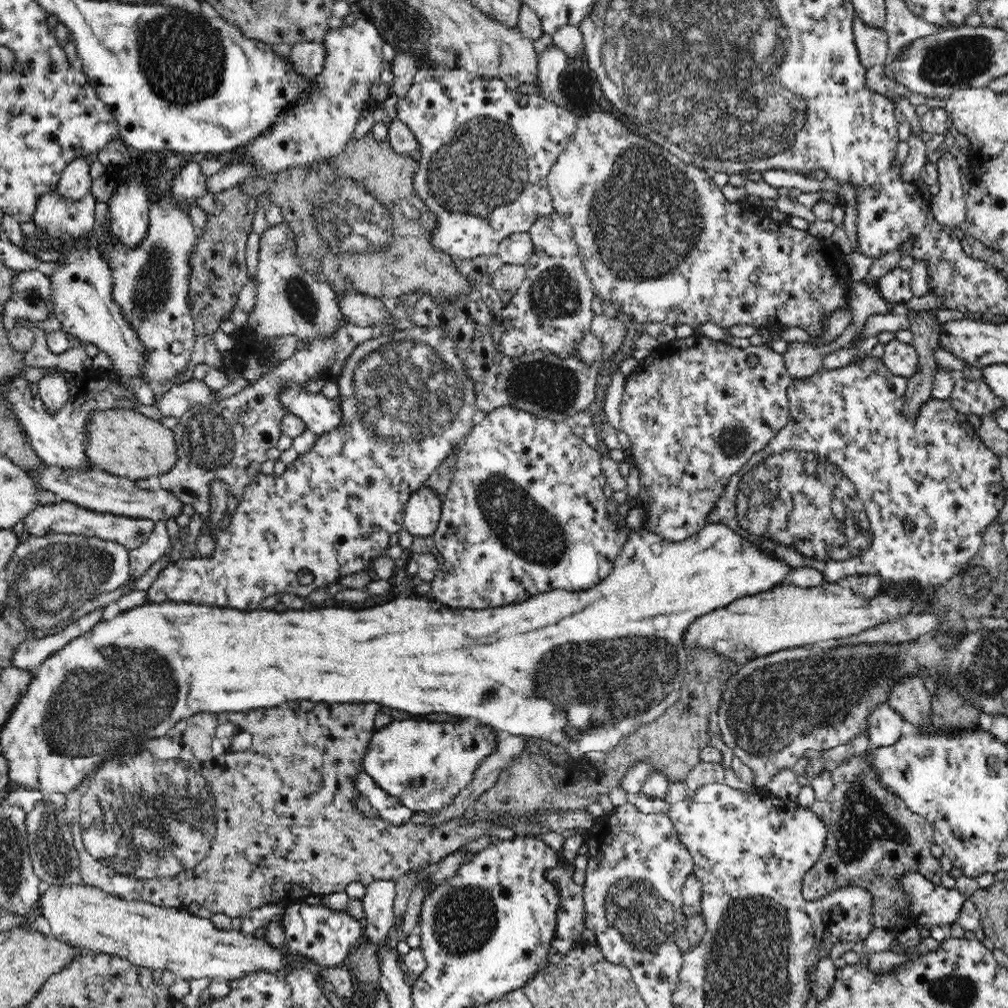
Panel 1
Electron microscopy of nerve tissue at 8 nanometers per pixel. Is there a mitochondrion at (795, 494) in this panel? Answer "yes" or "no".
yes

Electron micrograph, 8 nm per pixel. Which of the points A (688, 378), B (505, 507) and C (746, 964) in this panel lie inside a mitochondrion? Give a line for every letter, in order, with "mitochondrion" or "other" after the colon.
A: other
B: mitochondrion
C: mitochondrion

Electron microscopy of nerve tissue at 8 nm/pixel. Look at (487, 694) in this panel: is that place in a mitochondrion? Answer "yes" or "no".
yes

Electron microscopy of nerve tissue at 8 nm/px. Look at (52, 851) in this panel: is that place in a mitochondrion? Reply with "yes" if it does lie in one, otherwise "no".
yes

